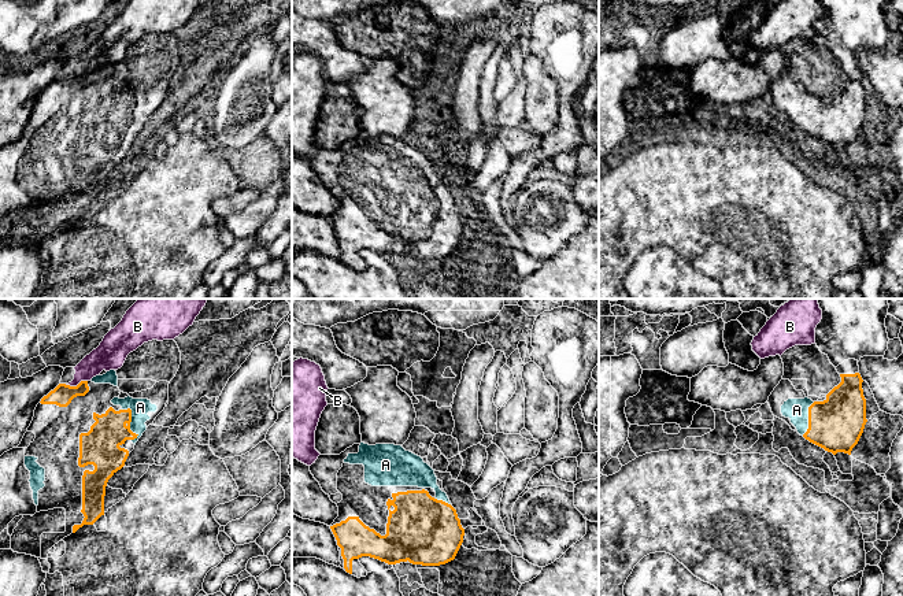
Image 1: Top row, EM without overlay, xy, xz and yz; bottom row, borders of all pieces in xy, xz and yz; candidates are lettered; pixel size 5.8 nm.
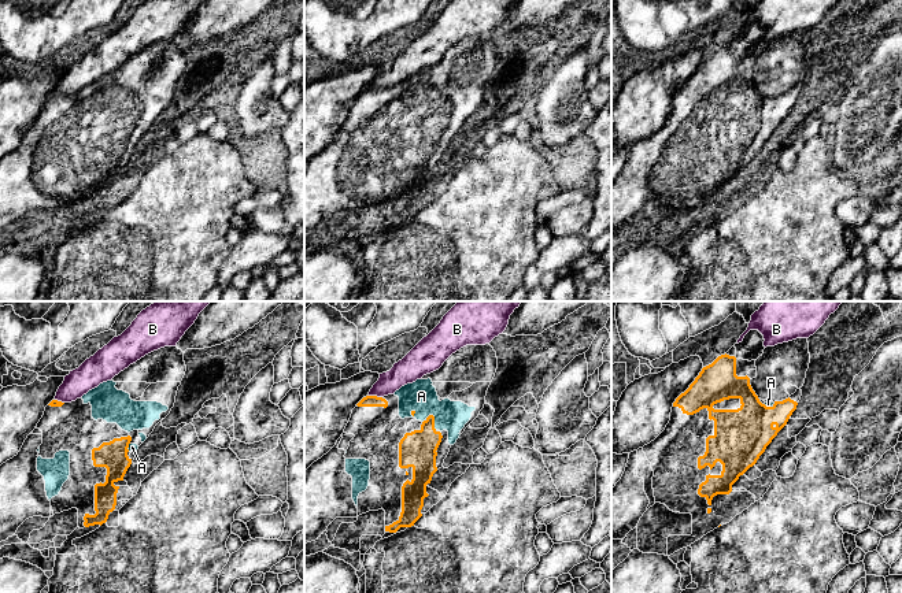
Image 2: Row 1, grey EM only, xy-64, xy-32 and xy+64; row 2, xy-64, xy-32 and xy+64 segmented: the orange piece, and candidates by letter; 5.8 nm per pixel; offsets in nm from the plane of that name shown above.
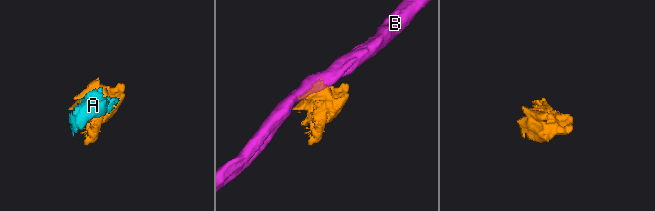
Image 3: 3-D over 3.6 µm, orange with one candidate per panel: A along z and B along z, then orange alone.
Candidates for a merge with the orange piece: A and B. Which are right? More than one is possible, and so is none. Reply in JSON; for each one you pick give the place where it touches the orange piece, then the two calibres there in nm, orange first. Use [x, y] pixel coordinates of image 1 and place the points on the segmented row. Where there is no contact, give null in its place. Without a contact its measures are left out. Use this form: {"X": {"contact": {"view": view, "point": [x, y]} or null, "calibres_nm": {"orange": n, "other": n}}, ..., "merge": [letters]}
{"A": {"contact": {"view": "xy", "point": [130, 419]}, "calibres_nm": {"orange": 220, "other": 110}}, "merge": ["A"]}

